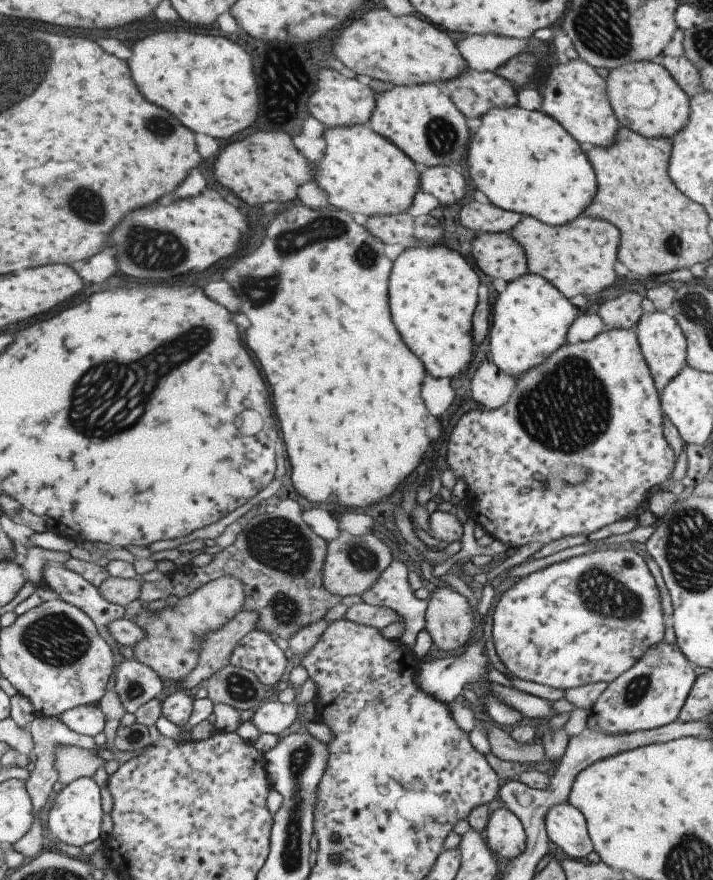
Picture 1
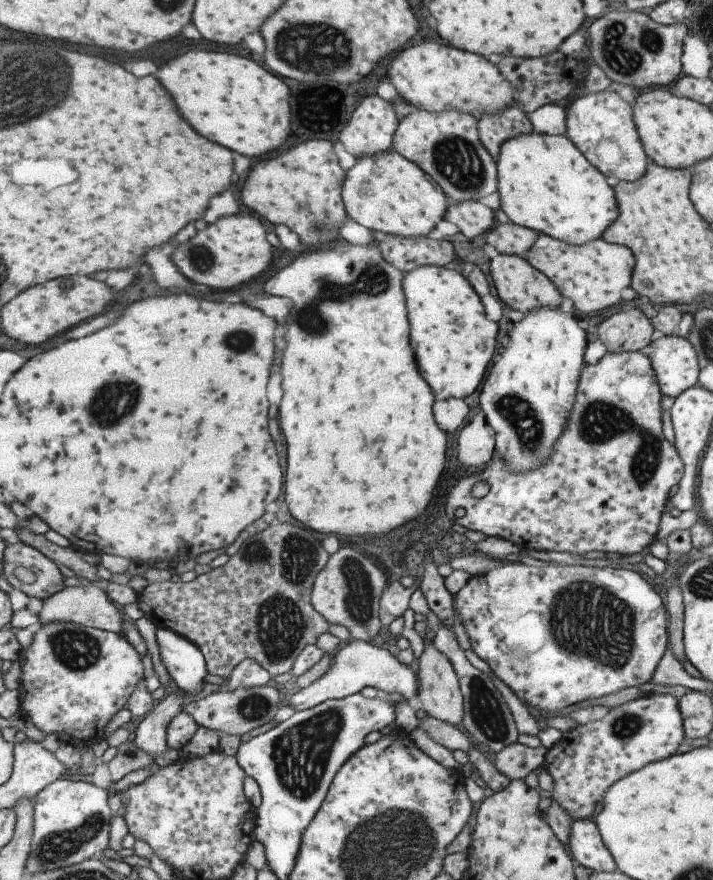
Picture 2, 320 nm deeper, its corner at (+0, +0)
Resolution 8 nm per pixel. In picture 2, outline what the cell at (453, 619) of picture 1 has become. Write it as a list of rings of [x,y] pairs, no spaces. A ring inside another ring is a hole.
[[[433,642],[425,645],[423,653],[417,662],[417,700],[421,704],[420,710],[423,710],[427,717],[441,720],[445,724],[457,726],[463,716],[463,702],[461,690],[457,683],[457,676],[453,672],[451,662],[433,646]]]

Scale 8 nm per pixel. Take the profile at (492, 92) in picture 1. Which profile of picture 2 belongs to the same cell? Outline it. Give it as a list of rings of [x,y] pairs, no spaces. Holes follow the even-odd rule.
[[[517,105],[479,116],[476,122],[478,137],[493,158],[498,155],[501,144],[506,140],[532,132],[527,115]]]

